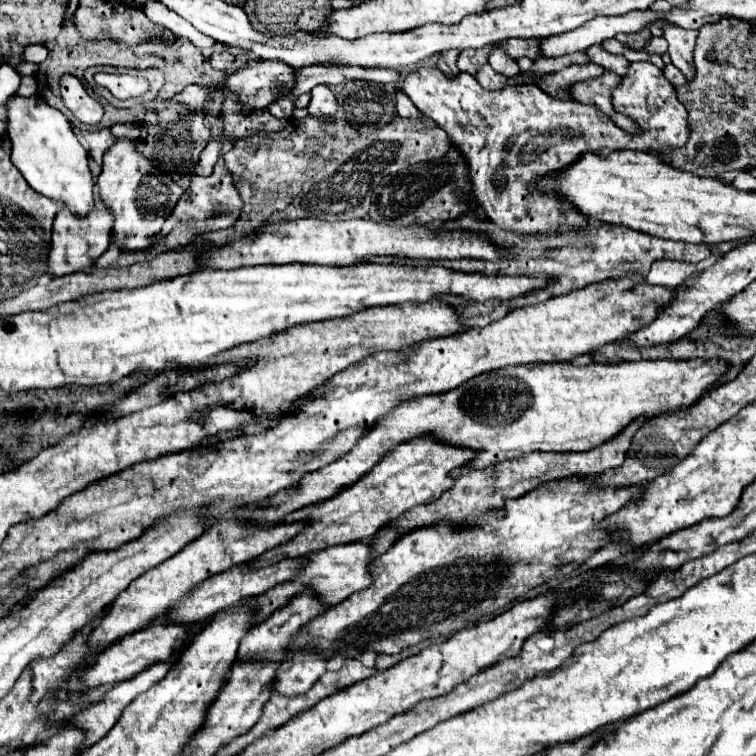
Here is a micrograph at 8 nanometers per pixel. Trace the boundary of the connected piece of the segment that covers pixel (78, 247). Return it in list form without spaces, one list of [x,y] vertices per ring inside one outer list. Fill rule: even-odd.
[[[94,203],[92,213],[88,213],[86,217],[74,217],[74,213],[70,213],[66,207],[62,207],[54,219],[52,249],[48,255],[48,267],[50,267],[52,275],[60,277],[66,273],[84,271],[86,267],[92,267],[112,241],[110,225],[114,225],[114,215],[102,203]]]

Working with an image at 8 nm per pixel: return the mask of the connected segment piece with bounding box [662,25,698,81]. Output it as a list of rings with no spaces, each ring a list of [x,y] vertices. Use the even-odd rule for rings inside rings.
[[[664,25],[664,39],[668,41],[668,53],[672,57],[672,63],[686,75],[690,81],[694,77],[694,65],[692,65],[692,51],[698,37],[698,31],[688,31],[678,25]]]

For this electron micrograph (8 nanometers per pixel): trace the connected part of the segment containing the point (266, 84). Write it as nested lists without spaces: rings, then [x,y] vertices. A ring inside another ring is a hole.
[[[250,61],[246,69],[230,75],[226,79],[226,89],[238,95],[244,103],[244,111],[266,109],[278,95],[282,95],[282,85],[292,85],[292,67],[282,61]]]

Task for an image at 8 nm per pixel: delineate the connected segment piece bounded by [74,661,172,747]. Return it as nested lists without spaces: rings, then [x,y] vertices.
[[[172,661],[160,663],[160,665],[152,665],[150,669],[138,673],[136,677],[118,683],[114,689],[110,689],[110,691],[102,697],[102,701],[98,701],[98,703],[94,703],[94,705],[82,709],[82,711],[74,717],[74,721],[88,731],[88,737],[86,737],[84,745],[90,747],[90,745],[94,745],[98,739],[102,739],[102,737],[114,727],[114,723],[116,723],[118,717],[122,715],[124,707],[126,707],[136,695],[144,693],[144,691],[150,689],[156,681],[160,681],[160,679],[168,673],[170,665],[172,665]]]

